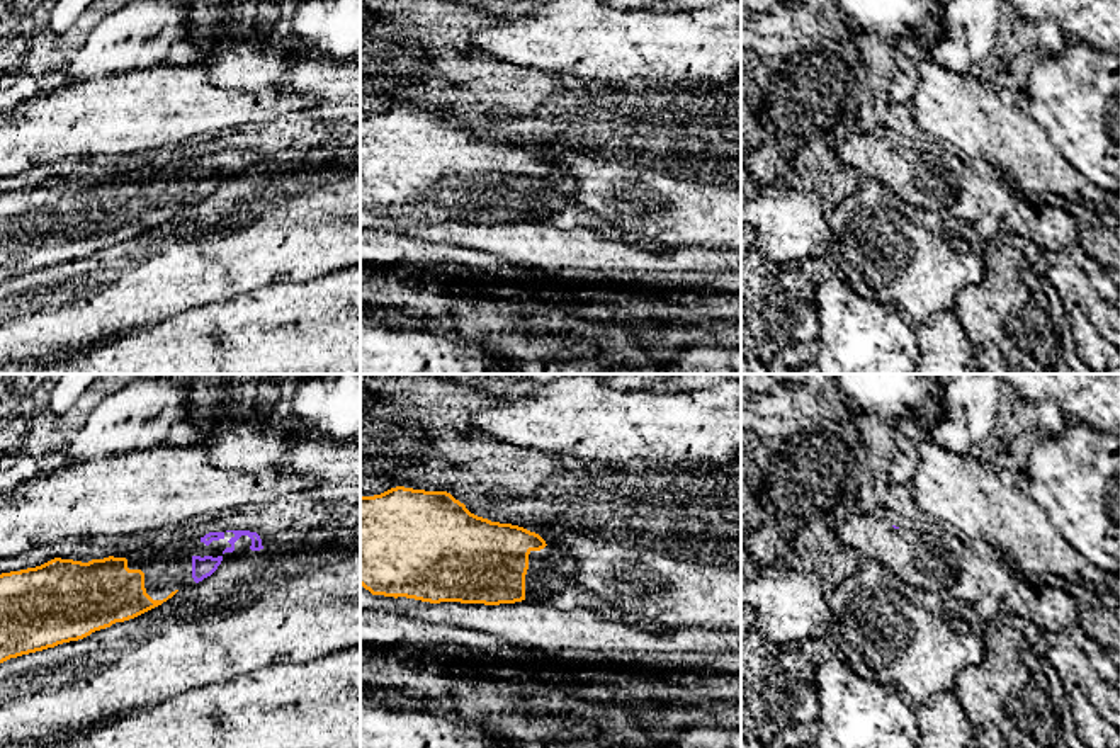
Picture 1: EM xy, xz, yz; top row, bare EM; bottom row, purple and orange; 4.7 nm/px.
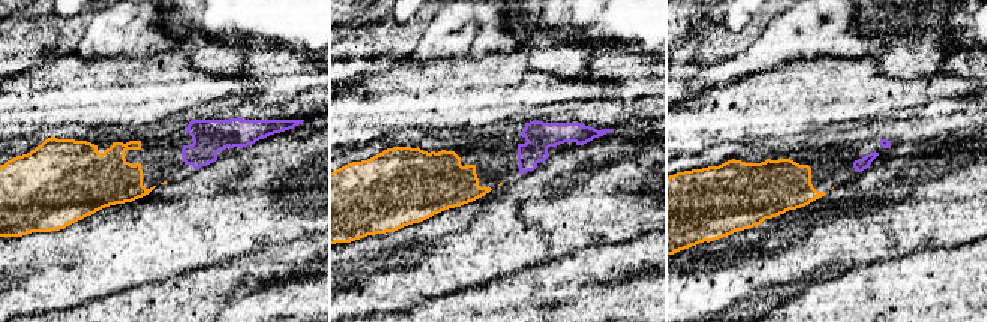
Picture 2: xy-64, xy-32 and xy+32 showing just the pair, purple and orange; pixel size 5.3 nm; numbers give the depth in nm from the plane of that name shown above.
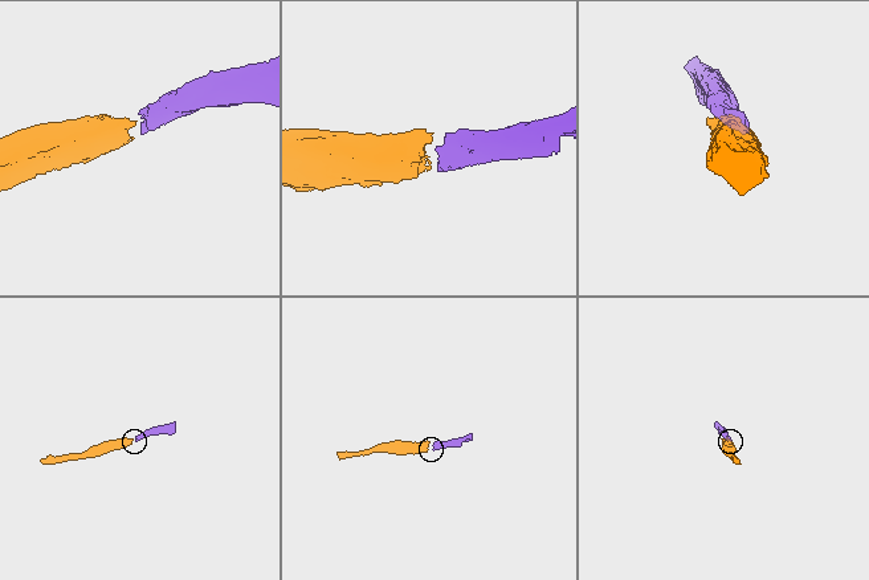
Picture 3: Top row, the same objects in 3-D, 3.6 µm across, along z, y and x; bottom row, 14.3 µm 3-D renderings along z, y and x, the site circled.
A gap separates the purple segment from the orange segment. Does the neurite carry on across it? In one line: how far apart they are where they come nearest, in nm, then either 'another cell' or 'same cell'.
90 nm apart; same cell

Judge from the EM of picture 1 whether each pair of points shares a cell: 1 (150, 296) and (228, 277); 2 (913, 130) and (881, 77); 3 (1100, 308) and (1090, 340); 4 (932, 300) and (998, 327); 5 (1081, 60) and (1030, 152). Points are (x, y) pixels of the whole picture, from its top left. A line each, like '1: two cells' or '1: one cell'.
1: one cell
2: one cell
3: two cells
4: two cells
5: two cells

